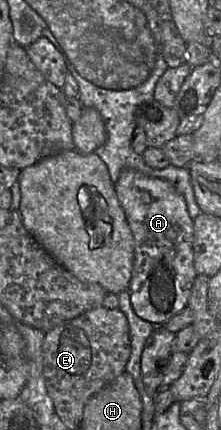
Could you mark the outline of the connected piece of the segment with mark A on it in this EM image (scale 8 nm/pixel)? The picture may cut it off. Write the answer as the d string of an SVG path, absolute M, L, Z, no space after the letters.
M123 169L114 183L134 240L129 294L137 316L154 326L164 325L188 304L197 275L194 268L193 220L185 199L167 180Z

